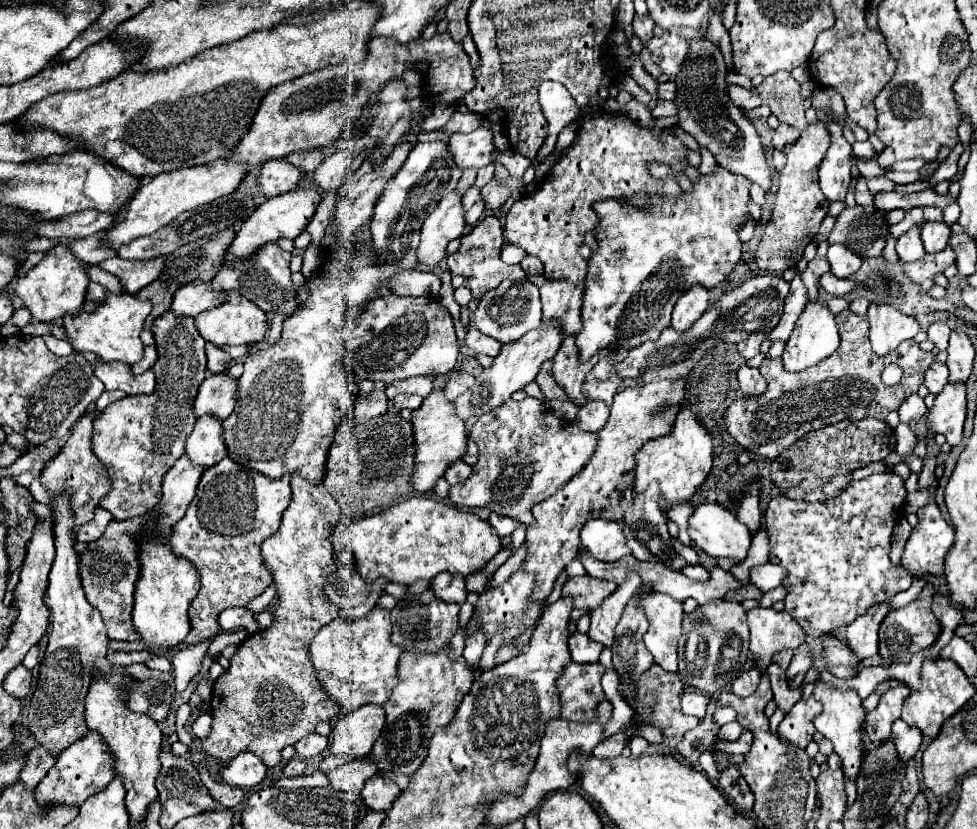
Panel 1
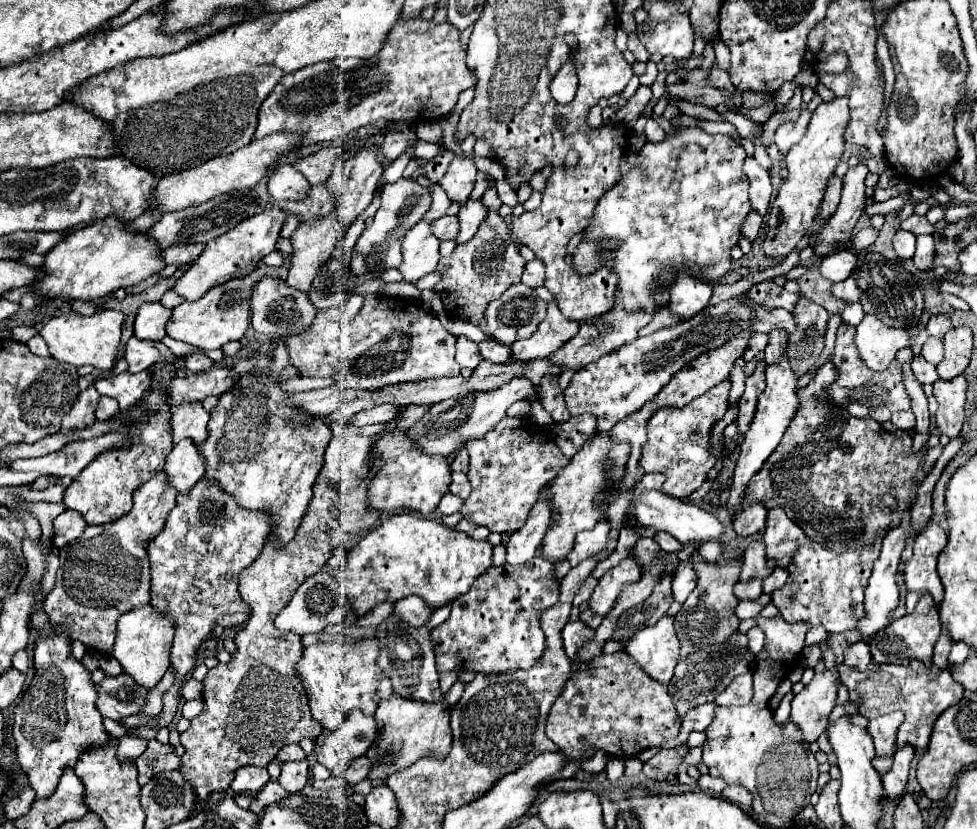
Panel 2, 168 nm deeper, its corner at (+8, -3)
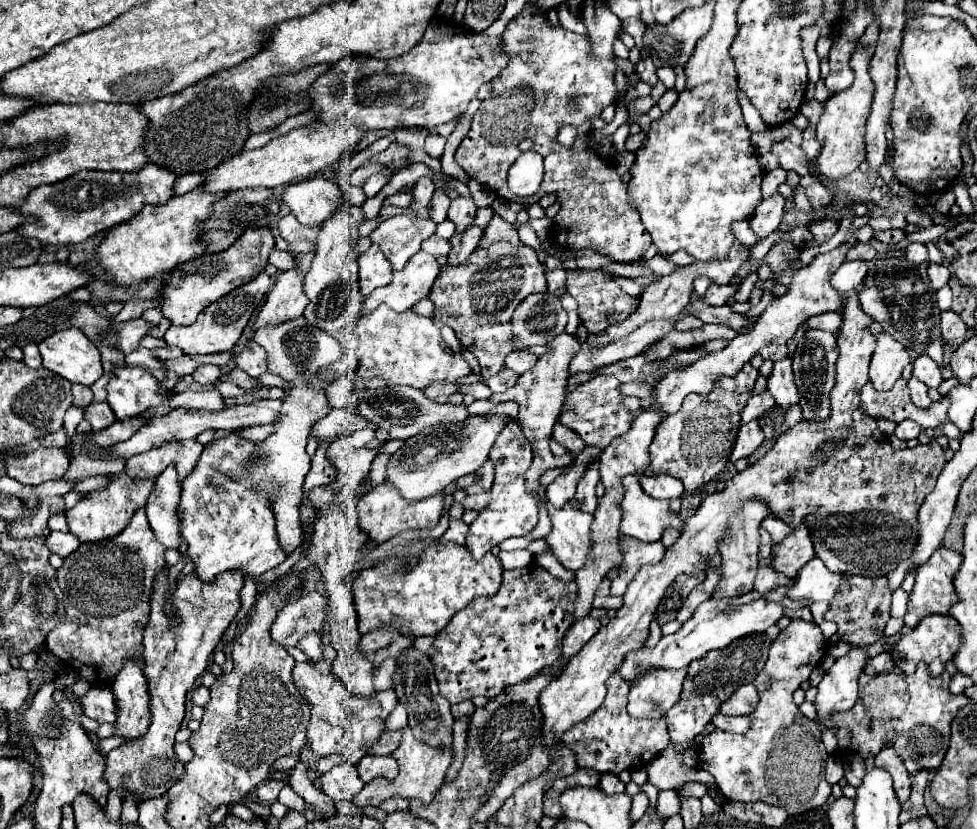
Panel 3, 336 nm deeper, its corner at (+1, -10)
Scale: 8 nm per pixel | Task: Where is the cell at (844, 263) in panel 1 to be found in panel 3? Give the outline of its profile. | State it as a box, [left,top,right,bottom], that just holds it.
[832,261,866,293]

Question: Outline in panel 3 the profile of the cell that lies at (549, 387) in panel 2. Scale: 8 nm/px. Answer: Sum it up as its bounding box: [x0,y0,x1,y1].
[552,423,586,453]

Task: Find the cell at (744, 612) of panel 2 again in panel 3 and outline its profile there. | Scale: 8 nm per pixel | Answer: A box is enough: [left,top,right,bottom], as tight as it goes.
[618,587,794,683]

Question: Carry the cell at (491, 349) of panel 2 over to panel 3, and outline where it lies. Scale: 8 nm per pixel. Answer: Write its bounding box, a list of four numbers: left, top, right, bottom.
[506,351,534,375]

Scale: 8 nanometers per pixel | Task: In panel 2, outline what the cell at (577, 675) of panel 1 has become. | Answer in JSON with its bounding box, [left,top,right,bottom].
[547,652,679,760]

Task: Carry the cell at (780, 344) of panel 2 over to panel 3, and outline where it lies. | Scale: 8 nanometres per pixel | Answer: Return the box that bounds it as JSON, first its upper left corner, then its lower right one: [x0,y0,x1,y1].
[768,357,800,407]

